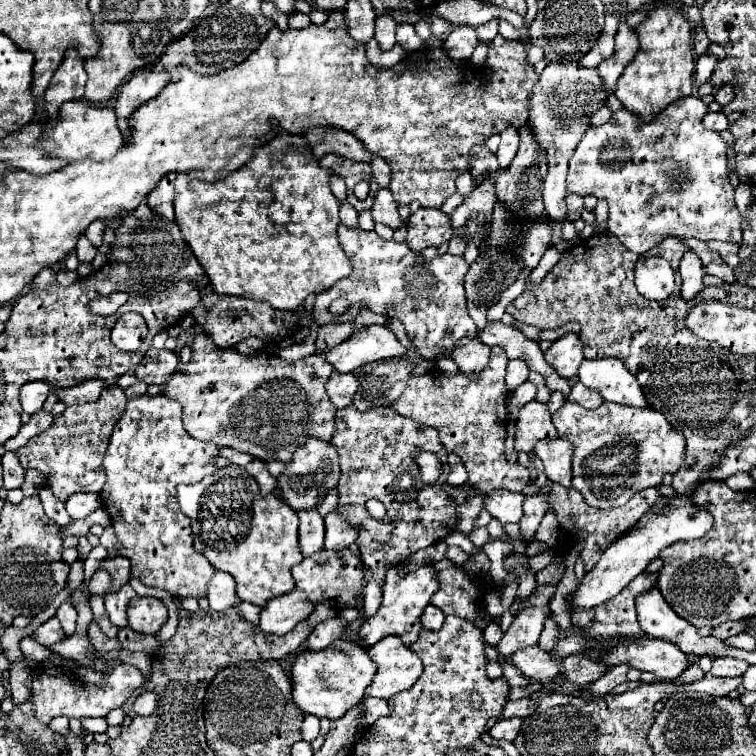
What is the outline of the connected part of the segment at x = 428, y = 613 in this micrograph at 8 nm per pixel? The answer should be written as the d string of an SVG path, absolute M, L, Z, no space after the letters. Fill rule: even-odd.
M434 605L426 607L426 611L422 613L422 627L430 629L430 631L438 631L442 627L442 623L444 623L444 613L438 611L438 607L434 607Z

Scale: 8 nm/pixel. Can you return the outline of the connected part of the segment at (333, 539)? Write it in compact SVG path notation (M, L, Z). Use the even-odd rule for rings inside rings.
M332 511L324 517L326 521L326 549L336 549L336 547L348 547L356 541L358 531L348 523L346 517L342 517L338 511Z

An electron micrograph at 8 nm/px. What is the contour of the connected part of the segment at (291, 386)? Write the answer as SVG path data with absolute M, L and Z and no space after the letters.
M200 333L192 343L192 361L180 363L178 371L166 383L164 395L182 403L184 425L194 439L210 441L218 447L226 445L250 453L252 457L262 461L274 459L288 463L296 447L300 447L306 437L316 437L324 441L332 439L336 407L324 393L330 373L332 367L326 359L322 359L322 353L308 355L300 361L284 361L270 351L242 355L236 349L218 349L210 335Z

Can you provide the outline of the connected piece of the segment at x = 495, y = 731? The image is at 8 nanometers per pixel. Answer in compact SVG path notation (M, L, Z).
M510 717L510 719L500 719L496 721L496 725L492 727L492 737L494 739L506 739L506 741L514 741L518 731L520 731L522 719L520 717Z

